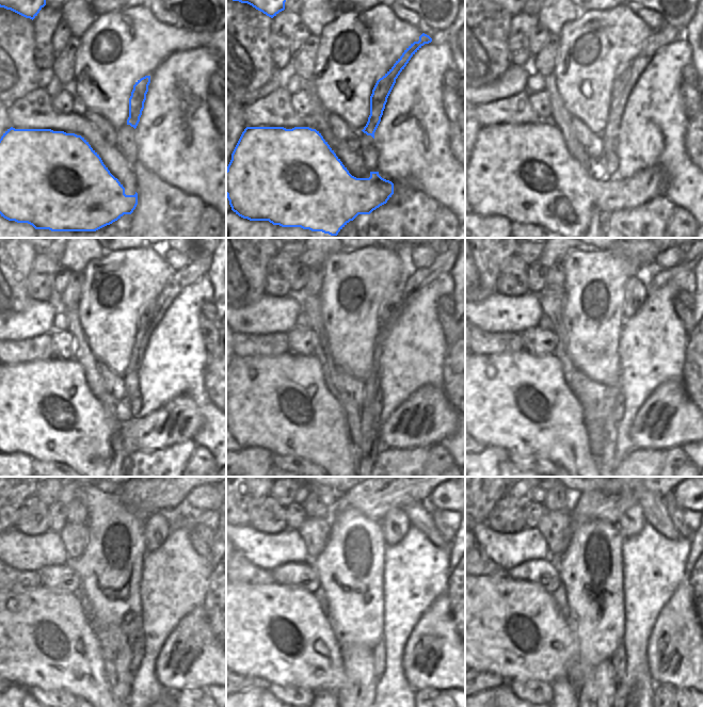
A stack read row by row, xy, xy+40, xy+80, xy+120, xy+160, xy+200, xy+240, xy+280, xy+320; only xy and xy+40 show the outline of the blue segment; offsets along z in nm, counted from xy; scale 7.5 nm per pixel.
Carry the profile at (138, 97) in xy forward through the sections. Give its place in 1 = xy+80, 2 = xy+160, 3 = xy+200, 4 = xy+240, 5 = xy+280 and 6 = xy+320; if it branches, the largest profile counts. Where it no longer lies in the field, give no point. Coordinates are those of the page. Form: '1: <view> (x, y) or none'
1: xy+80 (625, 82)
2: xy+160 (390, 311)
3: xy+200 (637, 289)
4: xy+240 (157, 526)
5: xy+280 (395, 525)
6: xy+320 (633, 520)

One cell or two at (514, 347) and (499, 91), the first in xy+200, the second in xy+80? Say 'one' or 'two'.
two

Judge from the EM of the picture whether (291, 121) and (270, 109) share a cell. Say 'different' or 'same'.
same

